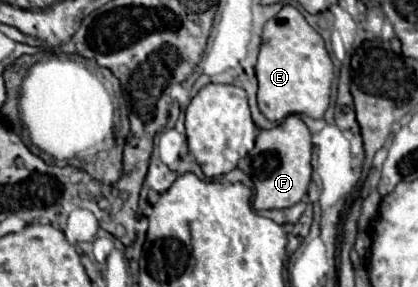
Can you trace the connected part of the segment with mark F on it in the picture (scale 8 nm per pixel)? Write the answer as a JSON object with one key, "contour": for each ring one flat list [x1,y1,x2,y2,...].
{"contour":[[287,116,279,126,271,130,261,130,255,138,255,148,251,152,251,180,255,186,253,208,289,208,307,194,311,182,311,132,299,116]]}

